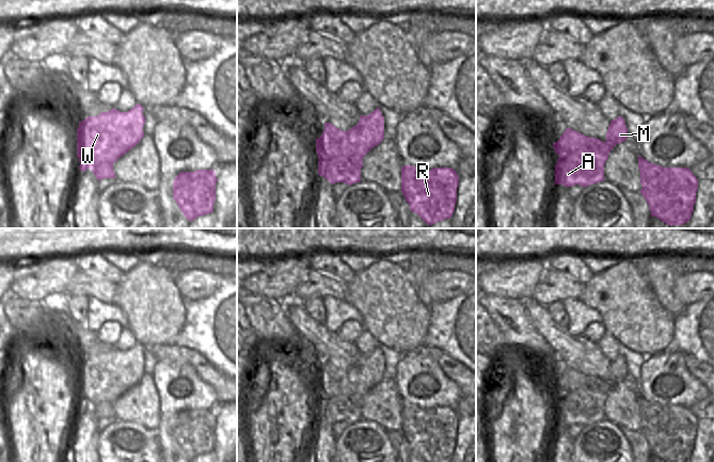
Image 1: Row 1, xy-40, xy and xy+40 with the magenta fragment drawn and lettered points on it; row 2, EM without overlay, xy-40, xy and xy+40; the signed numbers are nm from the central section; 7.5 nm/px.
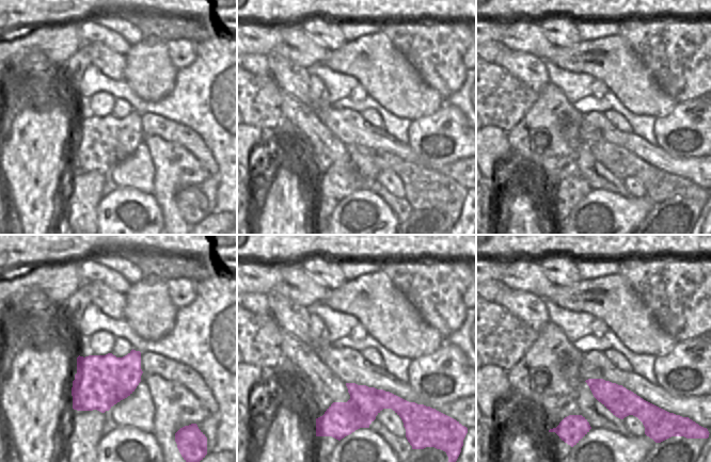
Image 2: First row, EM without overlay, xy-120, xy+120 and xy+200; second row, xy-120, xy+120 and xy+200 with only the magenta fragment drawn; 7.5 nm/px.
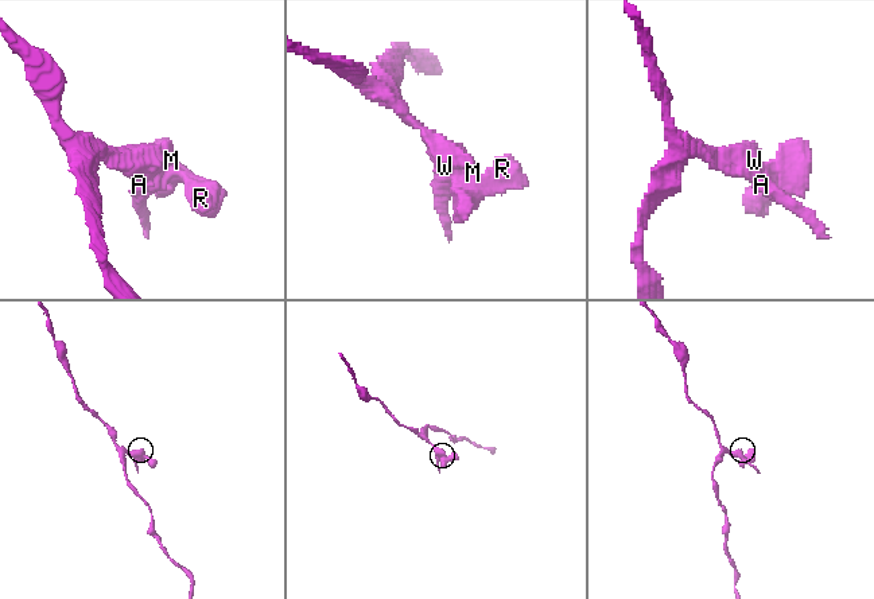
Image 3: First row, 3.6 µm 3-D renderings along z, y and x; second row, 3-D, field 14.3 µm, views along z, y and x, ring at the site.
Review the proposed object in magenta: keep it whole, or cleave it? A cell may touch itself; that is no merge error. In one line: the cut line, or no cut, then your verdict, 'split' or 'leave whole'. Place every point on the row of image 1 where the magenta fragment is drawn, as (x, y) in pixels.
cut xy (364, 155), (336, 156), (319, 160); split

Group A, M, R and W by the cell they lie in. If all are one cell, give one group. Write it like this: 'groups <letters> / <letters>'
groups A R / M W

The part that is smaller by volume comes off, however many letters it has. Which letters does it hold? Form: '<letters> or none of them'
A, R

